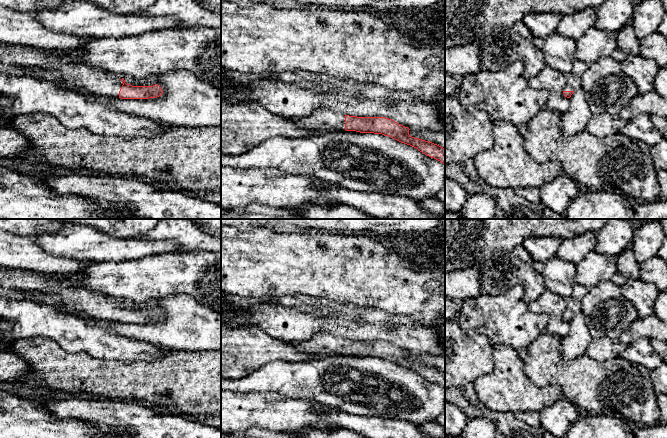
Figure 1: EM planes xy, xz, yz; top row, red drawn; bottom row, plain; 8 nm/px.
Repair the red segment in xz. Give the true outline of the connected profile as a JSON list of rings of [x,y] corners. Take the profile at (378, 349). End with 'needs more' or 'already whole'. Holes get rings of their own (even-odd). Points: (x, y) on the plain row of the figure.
[[[318,334],[312,340],[294,343],[295,347],[305,353],[317,353],[327,350],[333,353],[374,357],[389,360],[401,367],[410,369],[420,376],[445,389],[445,372],[414,362],[409,359],[409,352],[385,341],[357,341],[326,334]]] | needs more

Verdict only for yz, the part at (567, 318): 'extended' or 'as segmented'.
extended

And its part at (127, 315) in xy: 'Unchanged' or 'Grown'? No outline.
Grown

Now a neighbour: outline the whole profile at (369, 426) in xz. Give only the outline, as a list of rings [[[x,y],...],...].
[[[335,408],[324,410],[319,416],[366,438],[434,438],[422,433],[415,424],[407,420],[359,416]]]

